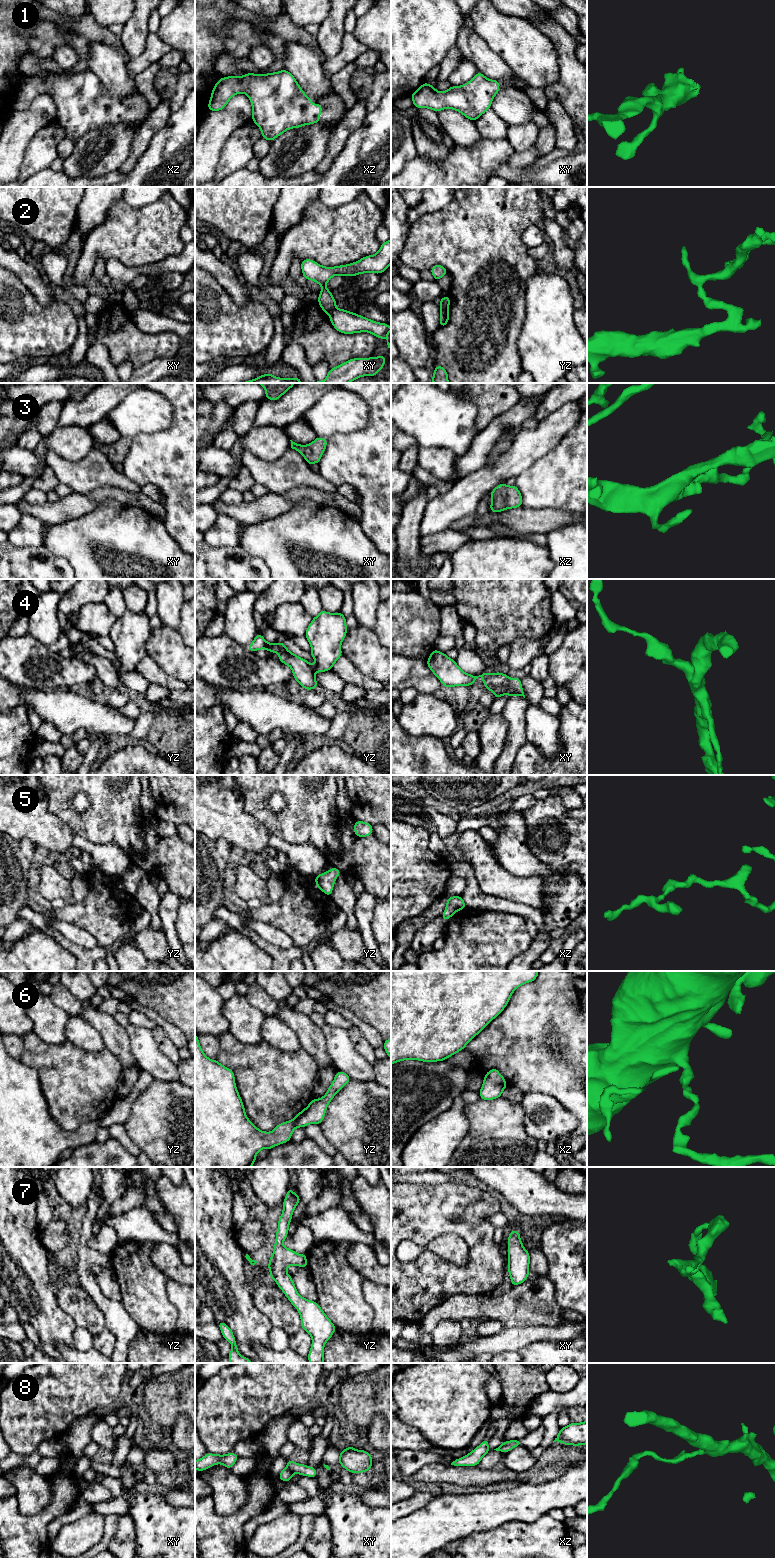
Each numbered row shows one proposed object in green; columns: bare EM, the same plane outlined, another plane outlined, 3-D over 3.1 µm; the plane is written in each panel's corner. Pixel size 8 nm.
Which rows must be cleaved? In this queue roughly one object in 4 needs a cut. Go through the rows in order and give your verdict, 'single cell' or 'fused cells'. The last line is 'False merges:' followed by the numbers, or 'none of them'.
1: single cell
2: fused cells
3: single cell
4: single cell
5: single cell
6: single cell
7: single cell
8: single cell
False merges: 2

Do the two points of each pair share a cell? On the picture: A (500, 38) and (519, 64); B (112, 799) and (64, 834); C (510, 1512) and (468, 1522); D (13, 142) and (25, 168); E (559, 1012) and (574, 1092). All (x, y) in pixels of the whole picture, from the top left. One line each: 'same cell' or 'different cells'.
A: same cell
B: different cells
C: same cell
D: different cells
E: same cell

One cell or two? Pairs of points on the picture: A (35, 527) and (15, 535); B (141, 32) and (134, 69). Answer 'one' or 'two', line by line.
A: one
B: two

